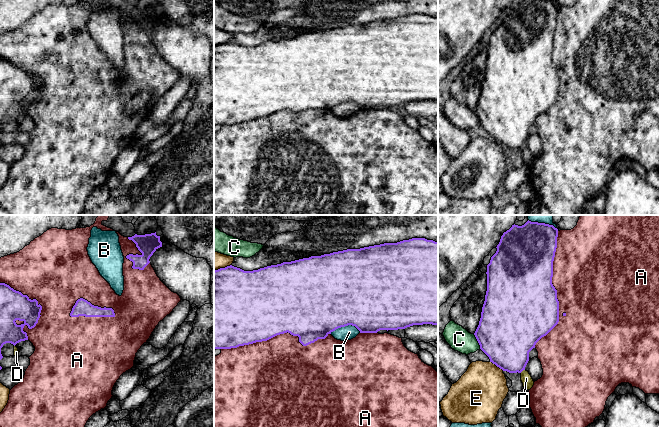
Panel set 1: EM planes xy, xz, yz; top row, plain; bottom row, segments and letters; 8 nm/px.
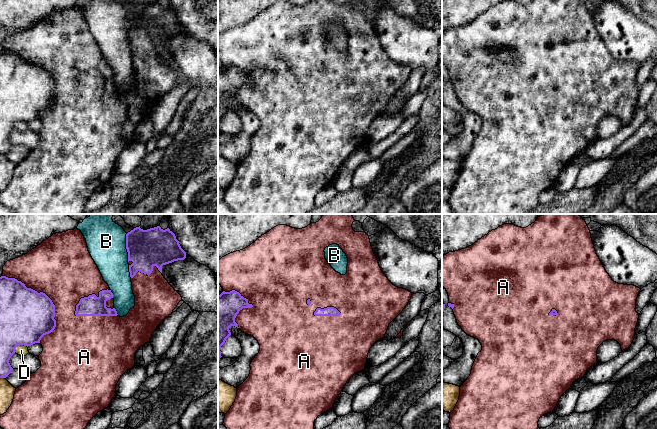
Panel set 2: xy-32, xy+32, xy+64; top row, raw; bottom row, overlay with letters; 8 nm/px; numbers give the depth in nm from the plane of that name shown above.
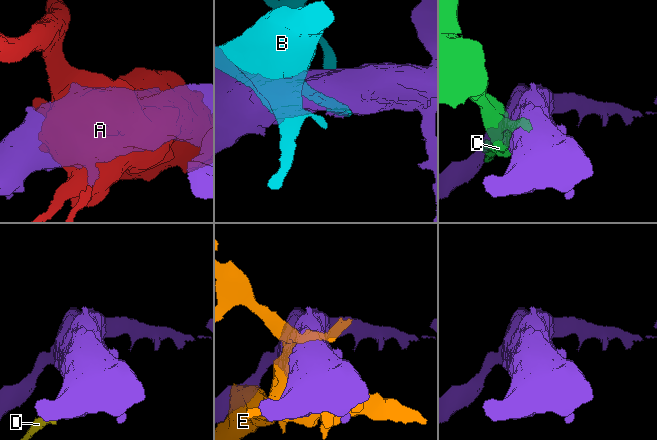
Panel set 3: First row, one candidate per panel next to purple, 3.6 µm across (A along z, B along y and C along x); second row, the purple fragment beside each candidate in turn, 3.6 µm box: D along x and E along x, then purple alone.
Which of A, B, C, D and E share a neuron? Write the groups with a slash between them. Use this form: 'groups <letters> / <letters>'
groups A / B / C / D / E

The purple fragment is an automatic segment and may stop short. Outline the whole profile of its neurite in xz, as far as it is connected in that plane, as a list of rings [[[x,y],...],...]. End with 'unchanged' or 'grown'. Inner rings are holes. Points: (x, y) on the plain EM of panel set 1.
[[[412,14],[397,19],[384,19],[360,25],[311,32],[291,38],[283,38],[258,46],[244,47],[232,41],[214,47],[214,125],[231,125],[256,118],[267,117],[277,111],[290,109],[299,113],[303,122],[325,115],[338,104],[355,102],[360,109],[377,109],[380,106],[405,105],[413,101],[438,101],[438,18],[425,14]]]; unchanged

